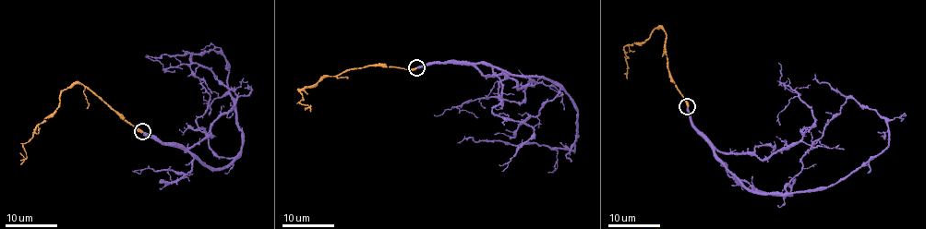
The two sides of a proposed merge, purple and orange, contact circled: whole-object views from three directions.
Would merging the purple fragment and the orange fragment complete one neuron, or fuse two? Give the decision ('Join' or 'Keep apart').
Keep apart

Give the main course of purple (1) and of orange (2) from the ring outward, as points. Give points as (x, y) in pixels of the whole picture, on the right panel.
1: (688, 107), (720, 161), (752, 191), (818, 189), (888, 145), (889, 128), (871, 108), (815, 74)
2: (687, 106), (667, 66), (666, 33), (657, 26), (643, 42), (629, 43), (624, 48), (627, 78)

